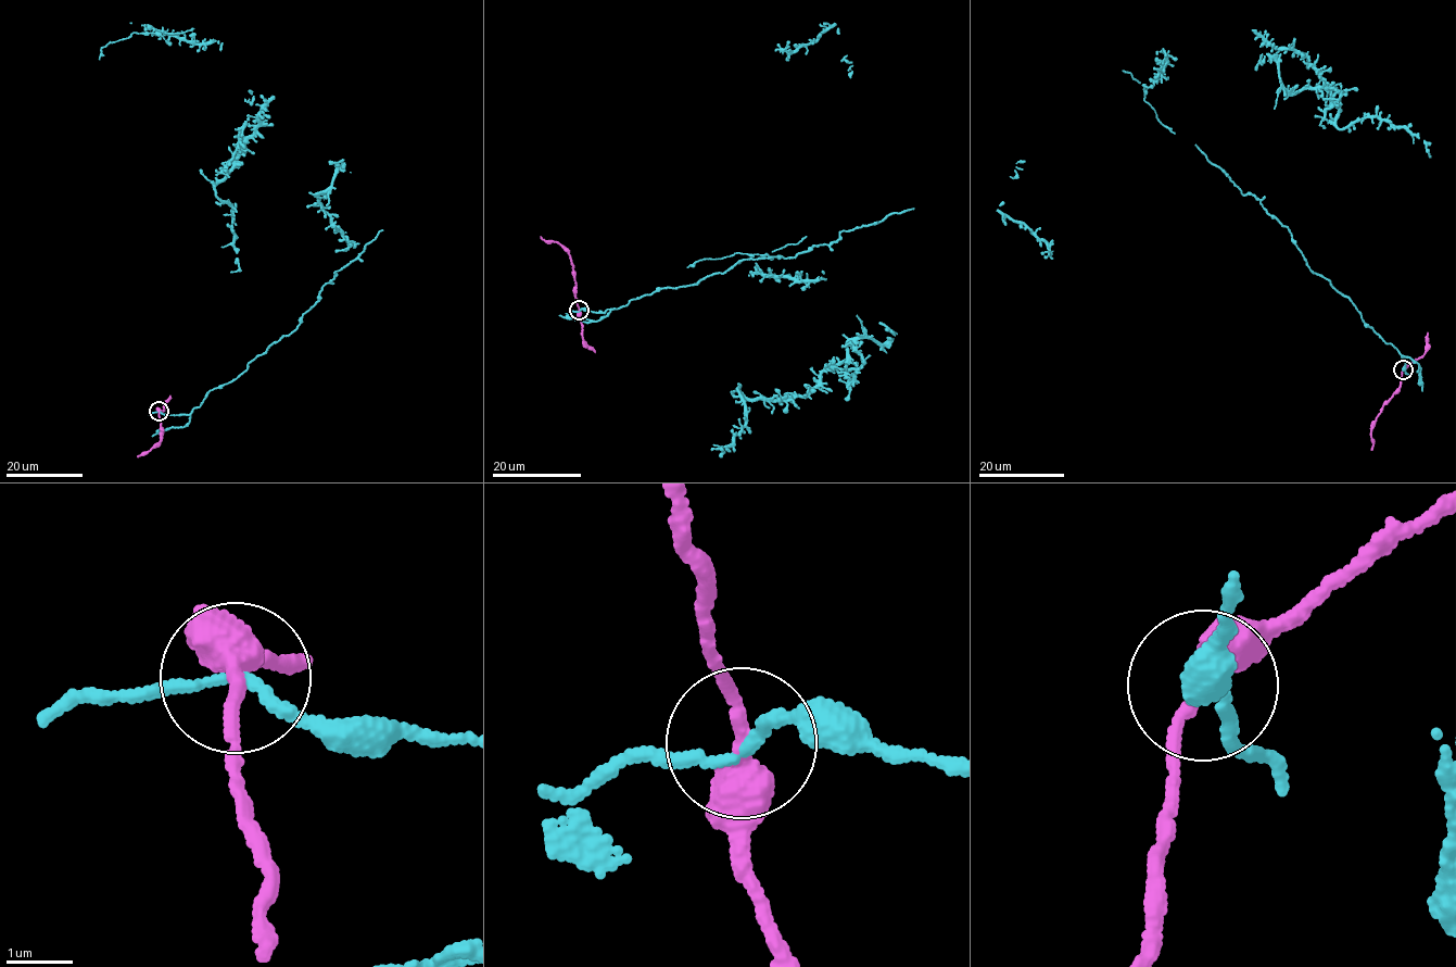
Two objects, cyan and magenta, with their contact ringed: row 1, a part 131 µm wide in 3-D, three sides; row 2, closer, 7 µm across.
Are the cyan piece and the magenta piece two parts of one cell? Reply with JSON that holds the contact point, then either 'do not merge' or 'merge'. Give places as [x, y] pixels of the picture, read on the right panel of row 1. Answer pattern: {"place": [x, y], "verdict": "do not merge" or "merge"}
{"place": [1403, 369], "verdict": "do not merge"}

